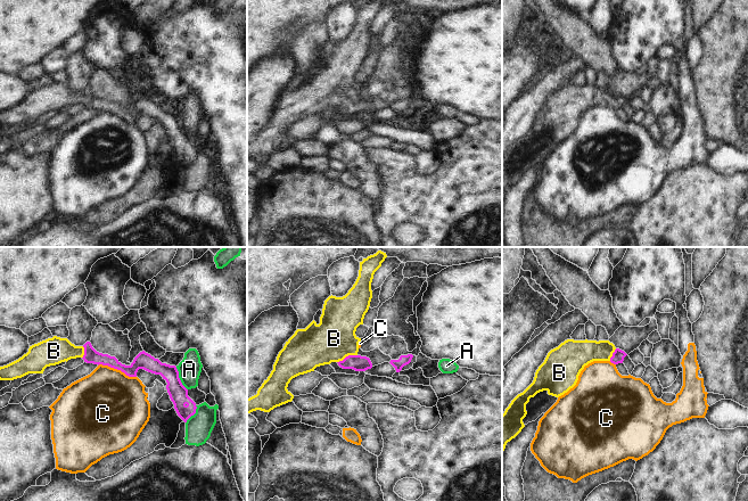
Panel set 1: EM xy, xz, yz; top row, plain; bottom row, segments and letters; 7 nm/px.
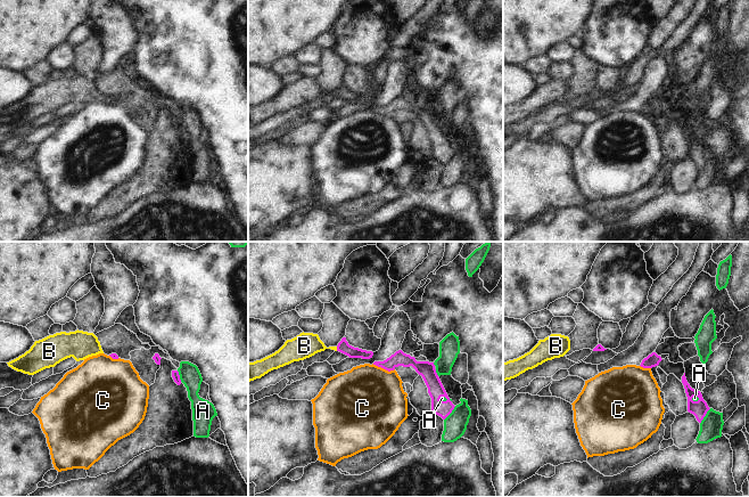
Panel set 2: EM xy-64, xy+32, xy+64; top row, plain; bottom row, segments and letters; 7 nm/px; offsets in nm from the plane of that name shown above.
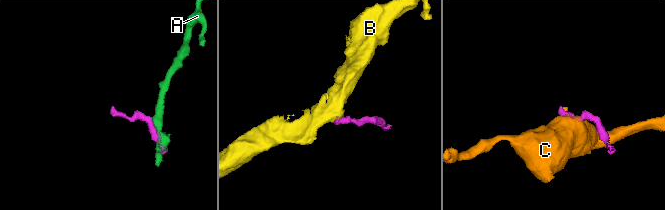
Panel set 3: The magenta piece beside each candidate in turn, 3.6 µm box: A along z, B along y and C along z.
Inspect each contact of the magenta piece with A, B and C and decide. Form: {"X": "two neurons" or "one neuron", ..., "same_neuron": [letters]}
{"A": "two neurons", "B": "one neuron", "C": "two neurons", "same_neuron": ["B"]}

